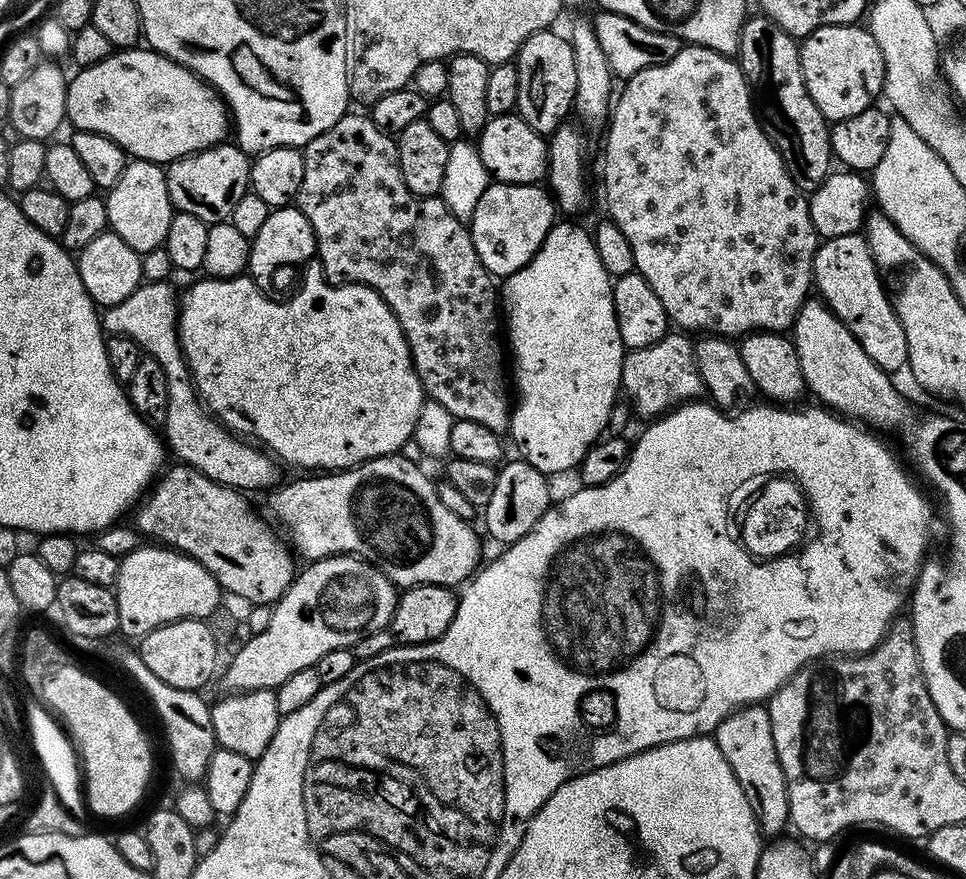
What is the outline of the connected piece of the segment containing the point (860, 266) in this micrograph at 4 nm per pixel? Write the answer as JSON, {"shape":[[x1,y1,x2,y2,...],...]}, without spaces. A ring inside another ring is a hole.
{"shape":[[860,232,824,240,812,259,812,278,819,299,858,338,862,350,874,358,883,372,896,374,908,362,906,330,898,322,893,301,884,293,882,273,870,254,870,246]]}

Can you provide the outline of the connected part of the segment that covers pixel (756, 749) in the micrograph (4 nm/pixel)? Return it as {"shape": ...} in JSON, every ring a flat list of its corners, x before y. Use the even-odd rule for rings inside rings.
{"shape":[[763,703,750,704,731,712,717,726,714,739,718,750,722,750,722,758,730,762,730,770,734,770,734,778,742,786,746,798,756,815,761,833,768,838,776,838,785,827,789,827,788,819,788,787,786,774,782,774,782,762,778,762,778,750,774,750,774,729,770,727,770,714]]}

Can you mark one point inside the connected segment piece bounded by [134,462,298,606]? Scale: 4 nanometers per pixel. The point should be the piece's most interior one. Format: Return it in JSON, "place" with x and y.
{"place":[212,524]}

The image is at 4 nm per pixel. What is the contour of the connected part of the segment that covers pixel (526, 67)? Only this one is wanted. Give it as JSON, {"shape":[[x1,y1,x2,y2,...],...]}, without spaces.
{"shape":[[545,30,526,38,516,53,518,70,518,102,515,111,541,136,548,138,569,119,578,86,574,64,574,50,567,35,559,36,556,30]]}

